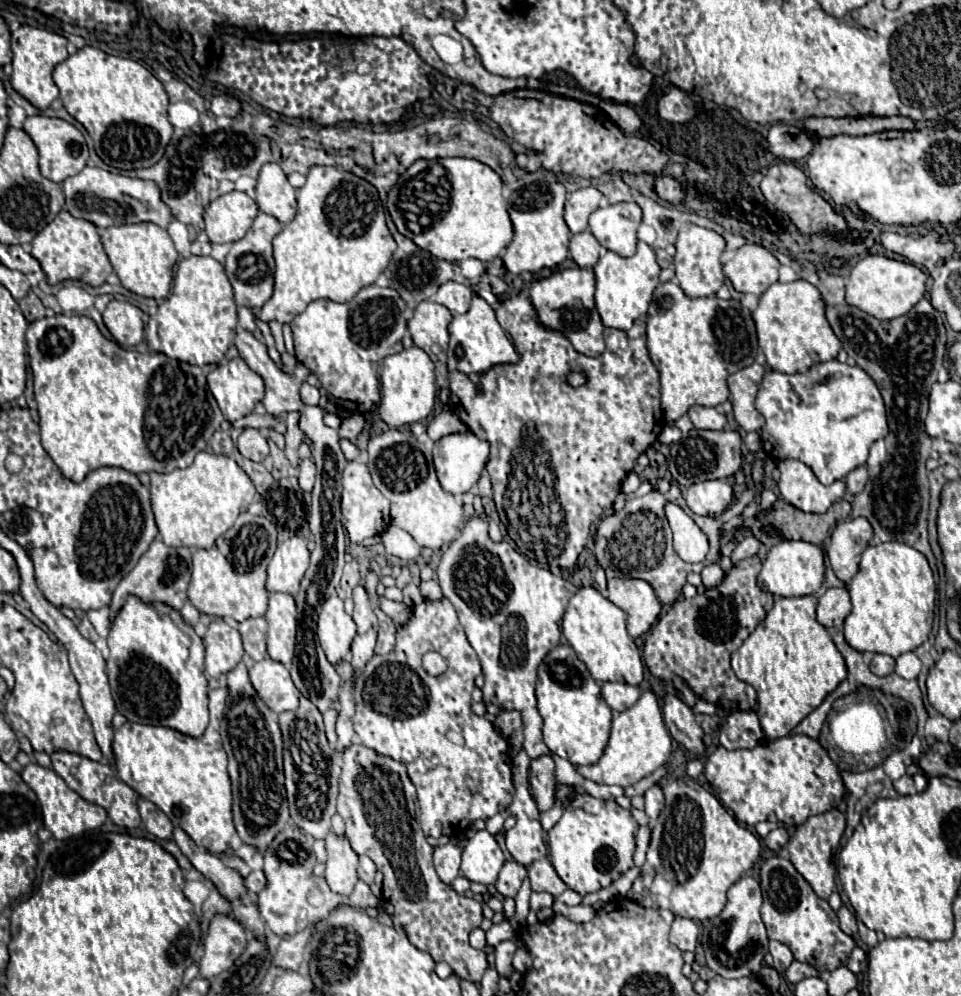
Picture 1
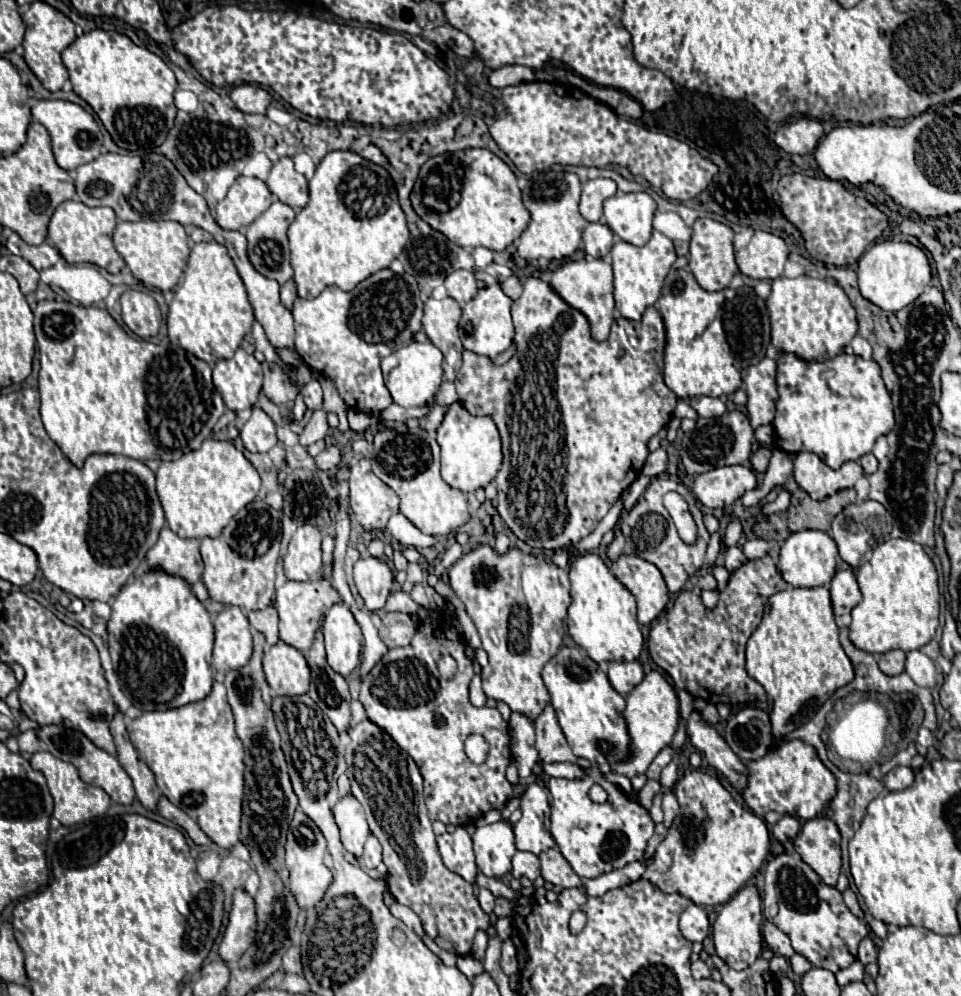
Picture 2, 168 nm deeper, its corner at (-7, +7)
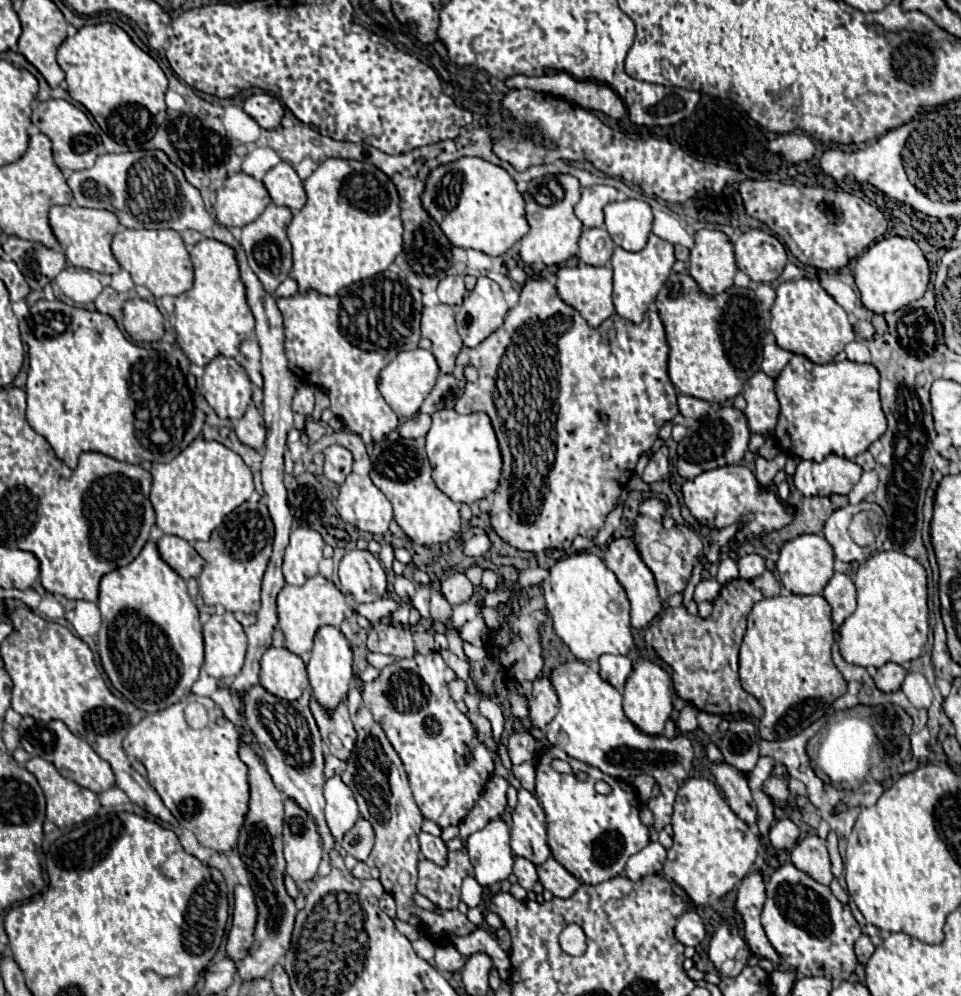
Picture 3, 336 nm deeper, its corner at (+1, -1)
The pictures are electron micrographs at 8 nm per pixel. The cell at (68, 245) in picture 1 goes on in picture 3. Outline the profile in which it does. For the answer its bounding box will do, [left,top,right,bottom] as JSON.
[49,206,121,274]

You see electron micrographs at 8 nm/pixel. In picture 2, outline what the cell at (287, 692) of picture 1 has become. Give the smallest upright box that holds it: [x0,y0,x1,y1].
[263,642,311,696]

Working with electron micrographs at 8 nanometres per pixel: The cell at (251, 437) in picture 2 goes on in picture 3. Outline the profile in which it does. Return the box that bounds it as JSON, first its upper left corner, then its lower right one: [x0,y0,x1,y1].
[235,404,265,452]

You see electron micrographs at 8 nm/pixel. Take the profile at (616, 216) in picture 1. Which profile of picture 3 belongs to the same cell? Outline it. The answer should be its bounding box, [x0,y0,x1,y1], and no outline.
[605,200,651,252]

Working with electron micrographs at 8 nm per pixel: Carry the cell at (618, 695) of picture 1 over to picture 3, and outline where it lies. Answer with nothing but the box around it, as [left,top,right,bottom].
[599,654,631,690]

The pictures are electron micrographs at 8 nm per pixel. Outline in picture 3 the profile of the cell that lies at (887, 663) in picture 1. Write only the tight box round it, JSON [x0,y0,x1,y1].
[875,662,905,692]

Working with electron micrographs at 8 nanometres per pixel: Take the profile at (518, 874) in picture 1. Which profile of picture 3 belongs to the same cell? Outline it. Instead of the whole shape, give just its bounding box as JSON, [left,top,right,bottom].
[513,858,537,890]

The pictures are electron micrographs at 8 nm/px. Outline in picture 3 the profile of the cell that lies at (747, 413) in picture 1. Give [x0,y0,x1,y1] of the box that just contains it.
[743,372,779,436]

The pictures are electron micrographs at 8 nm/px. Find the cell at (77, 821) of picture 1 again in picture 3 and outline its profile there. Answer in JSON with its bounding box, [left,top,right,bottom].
[27,758,101,828]

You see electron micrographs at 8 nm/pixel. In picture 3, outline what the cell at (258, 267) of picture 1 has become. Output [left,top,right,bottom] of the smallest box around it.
[241,204,293,292]

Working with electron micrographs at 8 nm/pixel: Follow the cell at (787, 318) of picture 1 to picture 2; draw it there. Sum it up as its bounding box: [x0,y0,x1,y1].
[766,276,857,362]

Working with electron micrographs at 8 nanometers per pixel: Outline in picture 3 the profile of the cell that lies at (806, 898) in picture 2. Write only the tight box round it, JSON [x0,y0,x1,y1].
[761,864,861,980]

